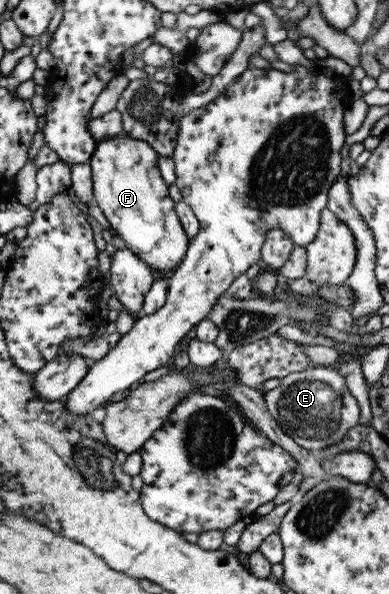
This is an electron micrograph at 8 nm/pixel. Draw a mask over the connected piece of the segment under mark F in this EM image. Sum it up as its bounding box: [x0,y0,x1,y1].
[87,135,188,276]

